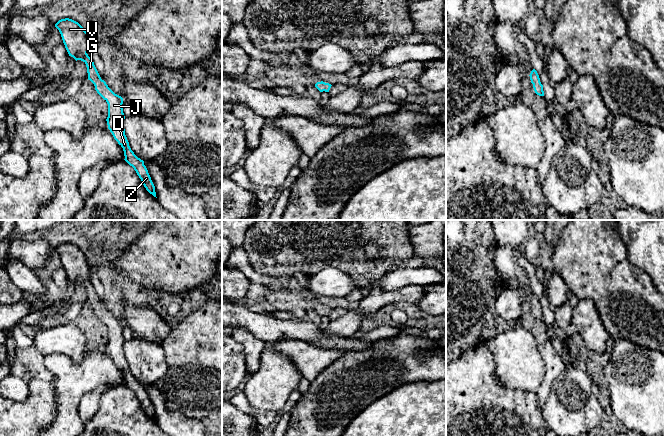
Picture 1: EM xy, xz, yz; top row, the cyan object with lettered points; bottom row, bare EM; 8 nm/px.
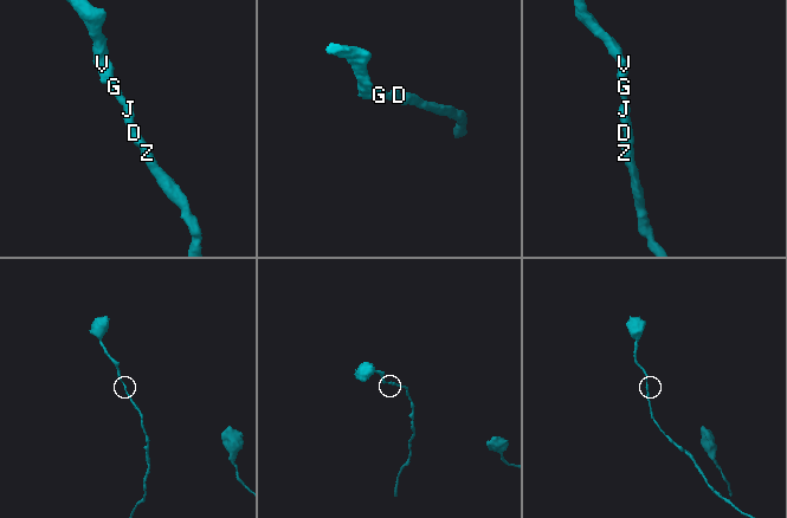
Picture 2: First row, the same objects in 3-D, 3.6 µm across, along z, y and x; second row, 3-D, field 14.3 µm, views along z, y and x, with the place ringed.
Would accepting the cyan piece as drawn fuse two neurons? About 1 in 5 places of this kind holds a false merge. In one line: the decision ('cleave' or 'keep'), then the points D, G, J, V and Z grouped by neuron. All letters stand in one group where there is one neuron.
keep | D G J V Z

